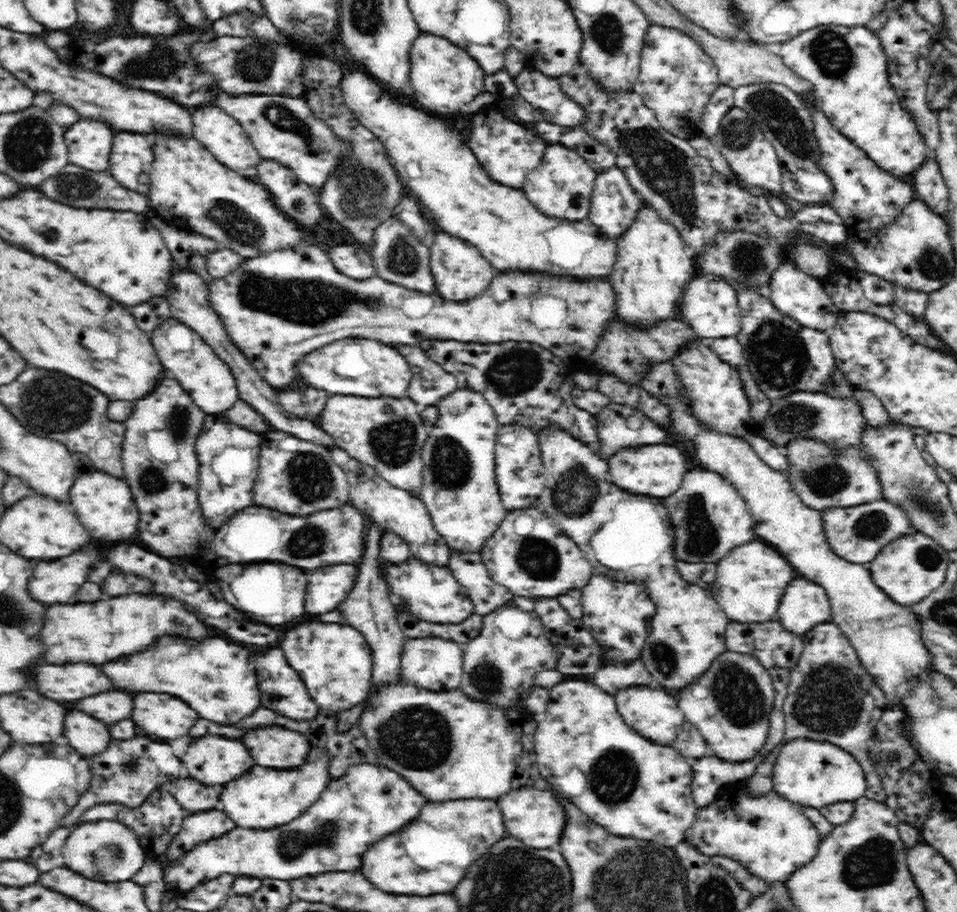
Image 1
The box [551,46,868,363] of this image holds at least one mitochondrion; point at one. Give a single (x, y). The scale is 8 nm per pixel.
(665, 168)

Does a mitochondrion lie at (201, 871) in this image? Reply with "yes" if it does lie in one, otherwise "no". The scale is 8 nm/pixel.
no

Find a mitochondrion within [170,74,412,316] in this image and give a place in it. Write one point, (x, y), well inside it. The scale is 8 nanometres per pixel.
(362, 194)

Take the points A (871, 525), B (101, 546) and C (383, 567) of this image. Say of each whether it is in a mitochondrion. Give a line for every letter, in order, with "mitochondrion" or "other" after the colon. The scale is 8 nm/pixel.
A: mitochondrion
B: other
C: other

